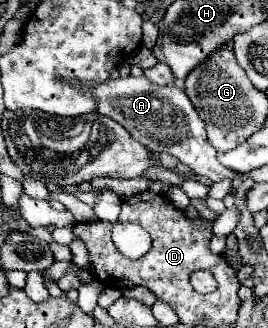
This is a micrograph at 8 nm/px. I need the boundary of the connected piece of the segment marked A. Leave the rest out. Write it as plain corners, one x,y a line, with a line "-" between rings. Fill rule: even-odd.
145,76
133,78
117,78
117,80
105,80
103,84
93,84
91,96
97,102
97,112
113,118
123,128
129,128
141,144
147,148
153,148
153,152
167,152
175,158
179,158
185,166
189,166
193,172
207,176
211,182
223,180
223,178
235,178
237,172
229,170
219,164
217,150
209,144
205,134
205,124
199,120
193,104
189,102
187,94
179,86
157,86
149,82

